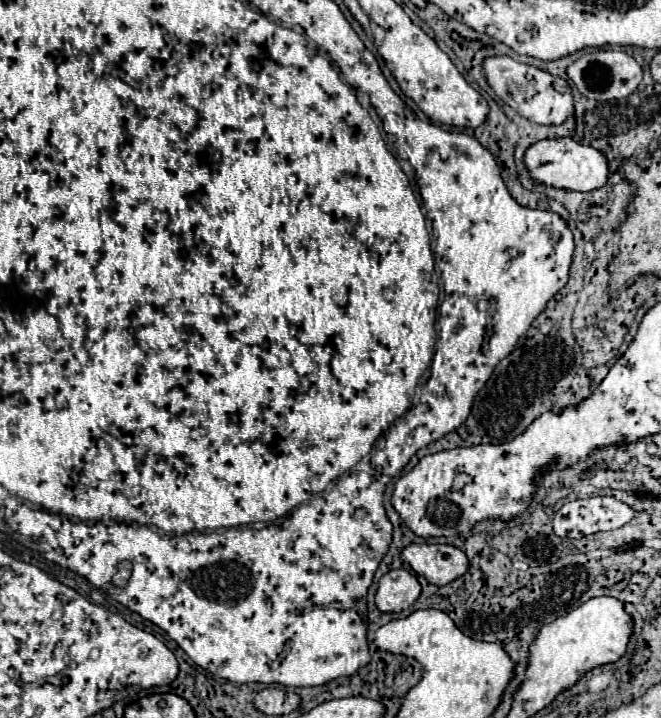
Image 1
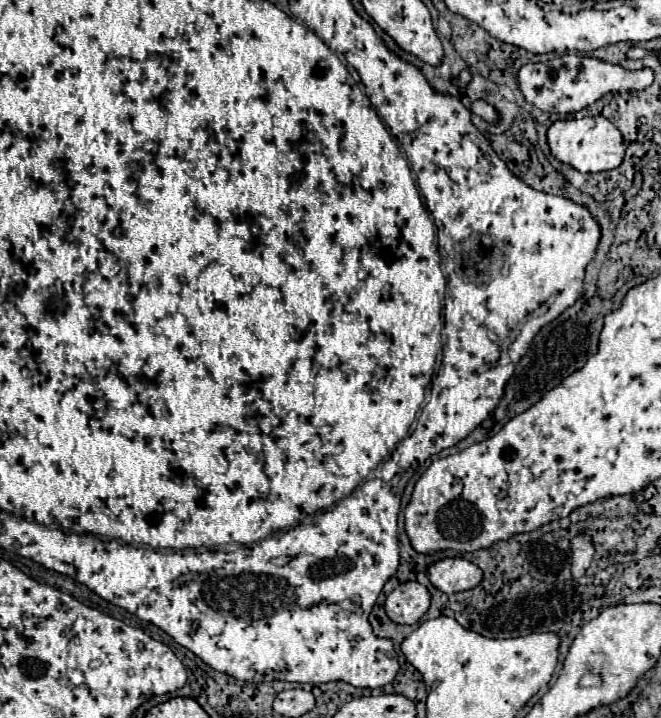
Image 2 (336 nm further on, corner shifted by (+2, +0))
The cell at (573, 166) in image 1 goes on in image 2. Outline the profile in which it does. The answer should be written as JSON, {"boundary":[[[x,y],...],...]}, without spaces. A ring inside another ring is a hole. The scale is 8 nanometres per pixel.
{"boundary":[[[594,116],[594,118],[572,118],[572,120],[556,120],[548,128],[548,146],[550,152],[556,160],[572,166],[578,172],[604,172],[604,170],[614,170],[620,166],[624,158],[624,142],[620,130],[606,118]]]}

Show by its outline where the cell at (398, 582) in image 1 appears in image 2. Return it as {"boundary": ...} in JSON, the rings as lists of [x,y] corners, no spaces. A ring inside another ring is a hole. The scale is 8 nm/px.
{"boundary":[[[404,582],[386,598],[384,610],[398,624],[416,624],[430,606],[430,592],[420,582]]]}

